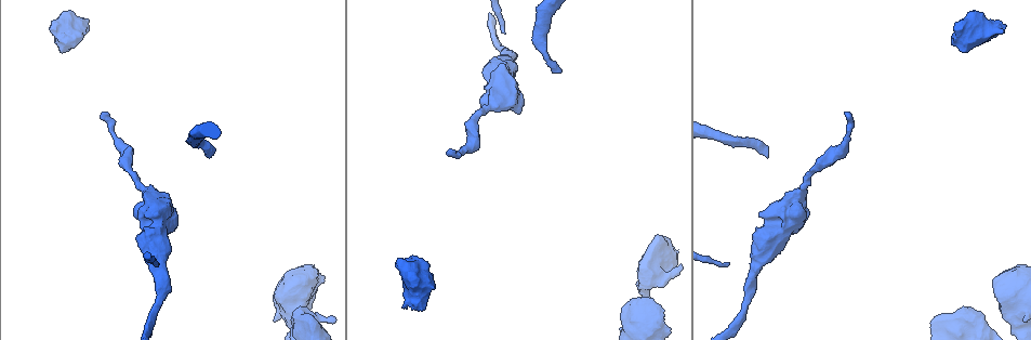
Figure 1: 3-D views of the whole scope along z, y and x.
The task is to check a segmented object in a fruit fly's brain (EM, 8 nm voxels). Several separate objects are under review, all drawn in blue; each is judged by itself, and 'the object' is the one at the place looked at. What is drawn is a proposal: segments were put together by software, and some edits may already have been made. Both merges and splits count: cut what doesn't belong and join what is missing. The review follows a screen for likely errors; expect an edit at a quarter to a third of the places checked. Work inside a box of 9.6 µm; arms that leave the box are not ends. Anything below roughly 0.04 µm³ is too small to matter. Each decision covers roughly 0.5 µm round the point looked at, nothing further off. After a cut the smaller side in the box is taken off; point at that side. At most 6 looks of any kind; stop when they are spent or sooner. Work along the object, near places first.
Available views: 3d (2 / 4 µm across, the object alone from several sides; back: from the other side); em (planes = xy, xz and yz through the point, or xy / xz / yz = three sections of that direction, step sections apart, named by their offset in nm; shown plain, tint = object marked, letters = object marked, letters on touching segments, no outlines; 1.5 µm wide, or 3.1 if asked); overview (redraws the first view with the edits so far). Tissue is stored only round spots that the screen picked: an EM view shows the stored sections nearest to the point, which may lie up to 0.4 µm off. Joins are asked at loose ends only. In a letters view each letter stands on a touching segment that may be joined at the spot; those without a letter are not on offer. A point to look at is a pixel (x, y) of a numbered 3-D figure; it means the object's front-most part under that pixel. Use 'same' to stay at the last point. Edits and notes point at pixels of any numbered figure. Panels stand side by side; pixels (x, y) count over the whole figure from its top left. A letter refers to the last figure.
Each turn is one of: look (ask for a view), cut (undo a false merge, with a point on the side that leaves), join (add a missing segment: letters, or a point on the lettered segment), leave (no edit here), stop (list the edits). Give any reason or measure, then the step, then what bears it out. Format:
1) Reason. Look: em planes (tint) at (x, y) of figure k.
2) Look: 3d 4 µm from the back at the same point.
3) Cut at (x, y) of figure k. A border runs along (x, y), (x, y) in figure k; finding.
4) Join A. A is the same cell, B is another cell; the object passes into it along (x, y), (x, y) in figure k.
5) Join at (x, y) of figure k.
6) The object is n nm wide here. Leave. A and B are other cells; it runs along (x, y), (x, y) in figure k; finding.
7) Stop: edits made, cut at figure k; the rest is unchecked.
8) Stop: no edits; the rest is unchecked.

A narrow waist. Look: 3d 2 µm at (815, 169) of figure 1.

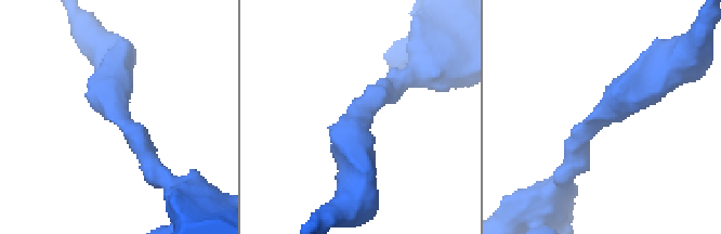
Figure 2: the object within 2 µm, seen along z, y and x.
Look: em planes (letters) at (599, 115) of figure 2.

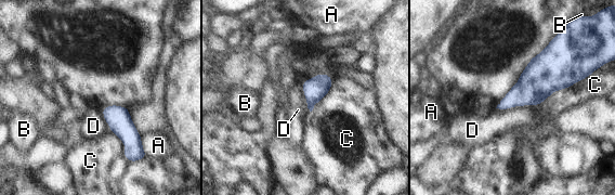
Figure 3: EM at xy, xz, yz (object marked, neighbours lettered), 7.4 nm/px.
The longest contact is with C, 300 nm. Leave. A, B, C and D are other cells; all the same cell.

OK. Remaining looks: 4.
End of a long branch. Look: em yz step 8 (tint) at (557, 73) of figure 1.

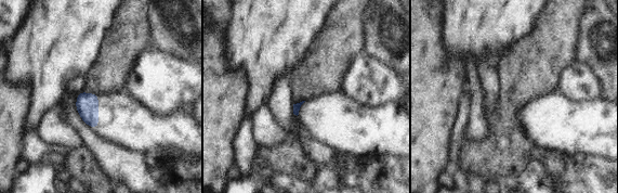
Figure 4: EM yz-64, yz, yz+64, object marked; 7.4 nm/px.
Look: em planes (letters) at the same point.

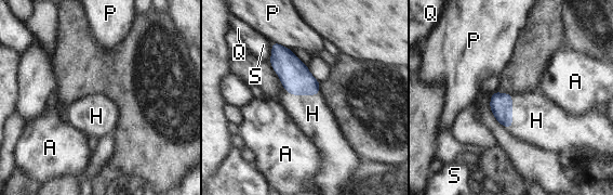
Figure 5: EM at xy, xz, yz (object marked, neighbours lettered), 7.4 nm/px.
Join H. H is the same cell, A, P, Q and S are other cells; it goes on there.

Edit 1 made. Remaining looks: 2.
Redraw. Look: overview.

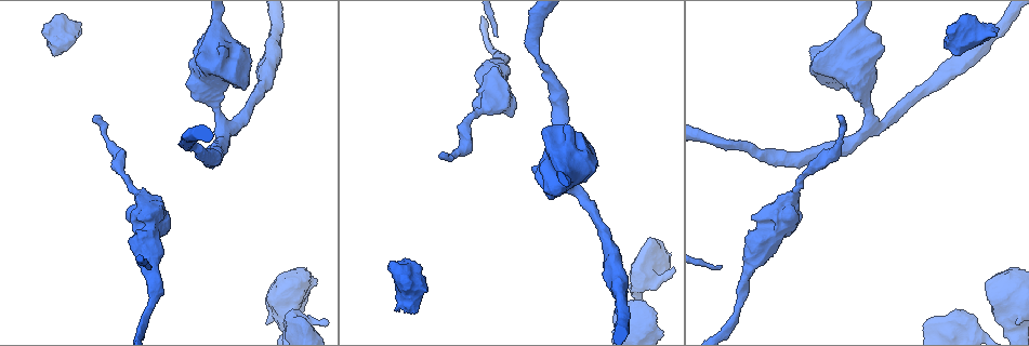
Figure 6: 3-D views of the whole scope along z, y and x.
An open end. Look: em planes (letters) at (307, 274) of figure 6.

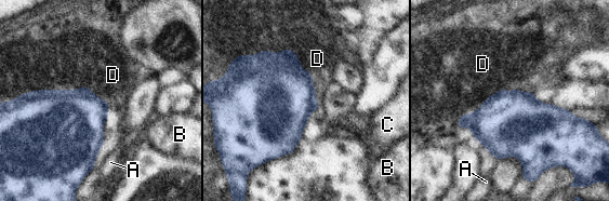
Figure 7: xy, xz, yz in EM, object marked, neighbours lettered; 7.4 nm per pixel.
Leave. A, B, C and D are other cells; a border runs along (502, 86), (476, 109), (461, 116) in figure 7; none of them fits.

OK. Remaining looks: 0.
Stop: edits made, join at figure 5; the rest is unchecked.

